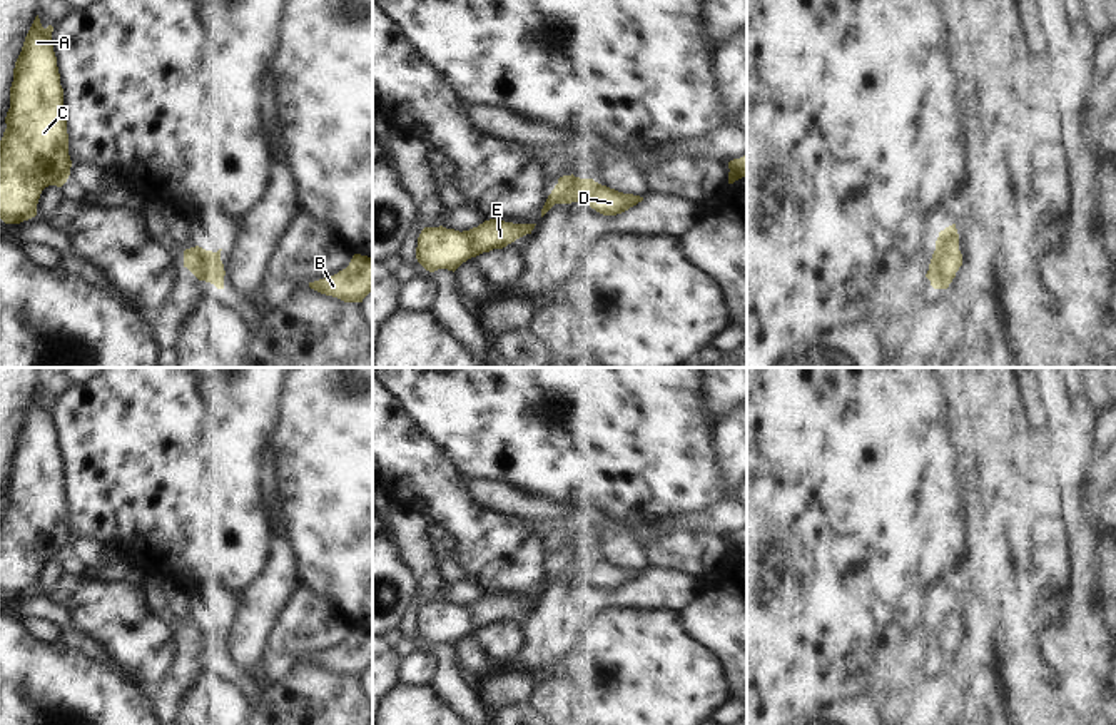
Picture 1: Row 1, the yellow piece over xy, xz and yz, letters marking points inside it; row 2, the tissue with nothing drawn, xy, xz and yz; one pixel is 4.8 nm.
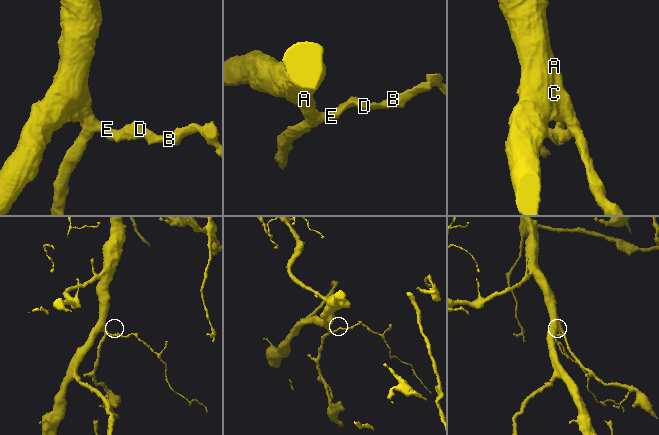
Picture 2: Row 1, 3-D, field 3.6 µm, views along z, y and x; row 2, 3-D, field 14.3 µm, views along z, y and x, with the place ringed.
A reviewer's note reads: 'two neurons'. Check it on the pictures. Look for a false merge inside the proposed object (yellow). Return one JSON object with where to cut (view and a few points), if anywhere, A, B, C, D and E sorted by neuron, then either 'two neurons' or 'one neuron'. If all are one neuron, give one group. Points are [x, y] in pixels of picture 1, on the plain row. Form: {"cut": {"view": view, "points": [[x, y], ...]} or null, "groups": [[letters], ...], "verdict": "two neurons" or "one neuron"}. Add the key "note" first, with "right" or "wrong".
{"note": "wrong", "cut": null, "groups": [["A", "B", "C", "D", "E"]], "verdict": "one neuron"}

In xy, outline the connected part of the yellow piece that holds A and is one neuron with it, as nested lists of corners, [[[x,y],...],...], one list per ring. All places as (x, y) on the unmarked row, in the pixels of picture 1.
[[[37,389],[13,443],[7,503],[0,515],[0,593],[5,598],[35,591],[42,565],[62,561],[70,550],[52,406],[53,401],[43,403]]]

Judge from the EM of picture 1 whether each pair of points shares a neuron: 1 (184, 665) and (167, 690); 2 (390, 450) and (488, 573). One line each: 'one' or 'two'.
1: one
2: one

